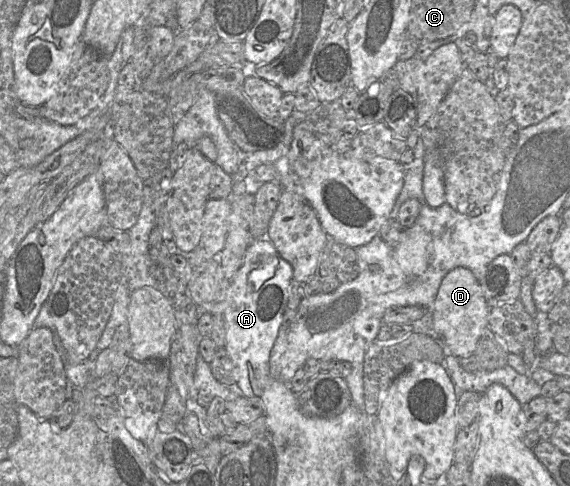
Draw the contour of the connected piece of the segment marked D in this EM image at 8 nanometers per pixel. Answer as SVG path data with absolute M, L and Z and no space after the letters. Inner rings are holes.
M456 267L443 278L433 303L432 333L443 345L446 355L461 359L475 353L475 350L488 326L488 307L482 288L474 274L466 267Z

